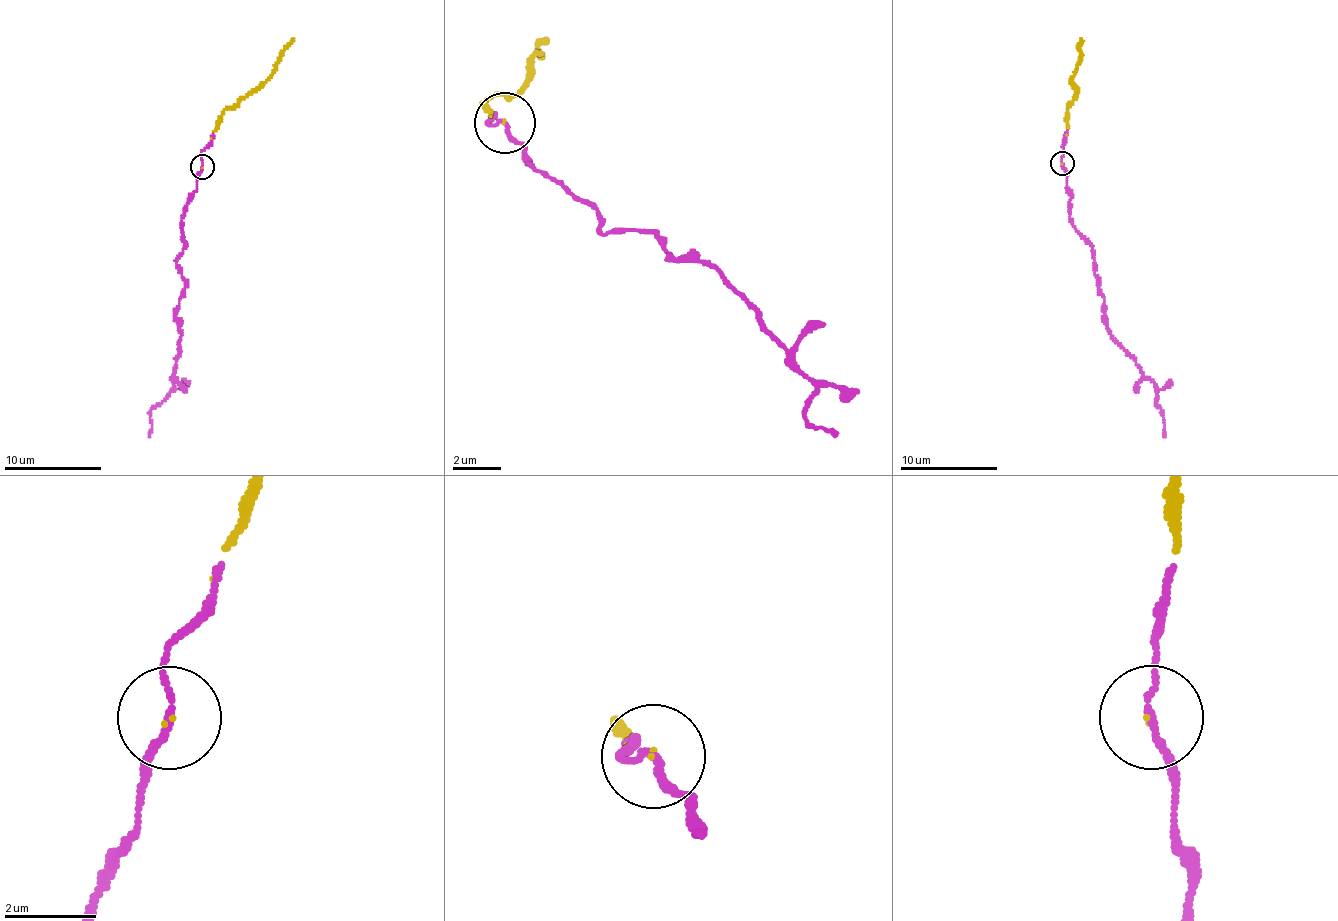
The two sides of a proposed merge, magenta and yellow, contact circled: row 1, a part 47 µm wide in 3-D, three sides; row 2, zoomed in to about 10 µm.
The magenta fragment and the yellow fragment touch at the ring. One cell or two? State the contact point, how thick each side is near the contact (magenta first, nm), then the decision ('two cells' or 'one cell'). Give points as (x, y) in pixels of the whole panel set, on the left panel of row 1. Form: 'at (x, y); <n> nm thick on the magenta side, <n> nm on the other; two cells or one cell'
at (202, 167); 130 nm thick on the magenta side, 30 nm on the other; one cell

